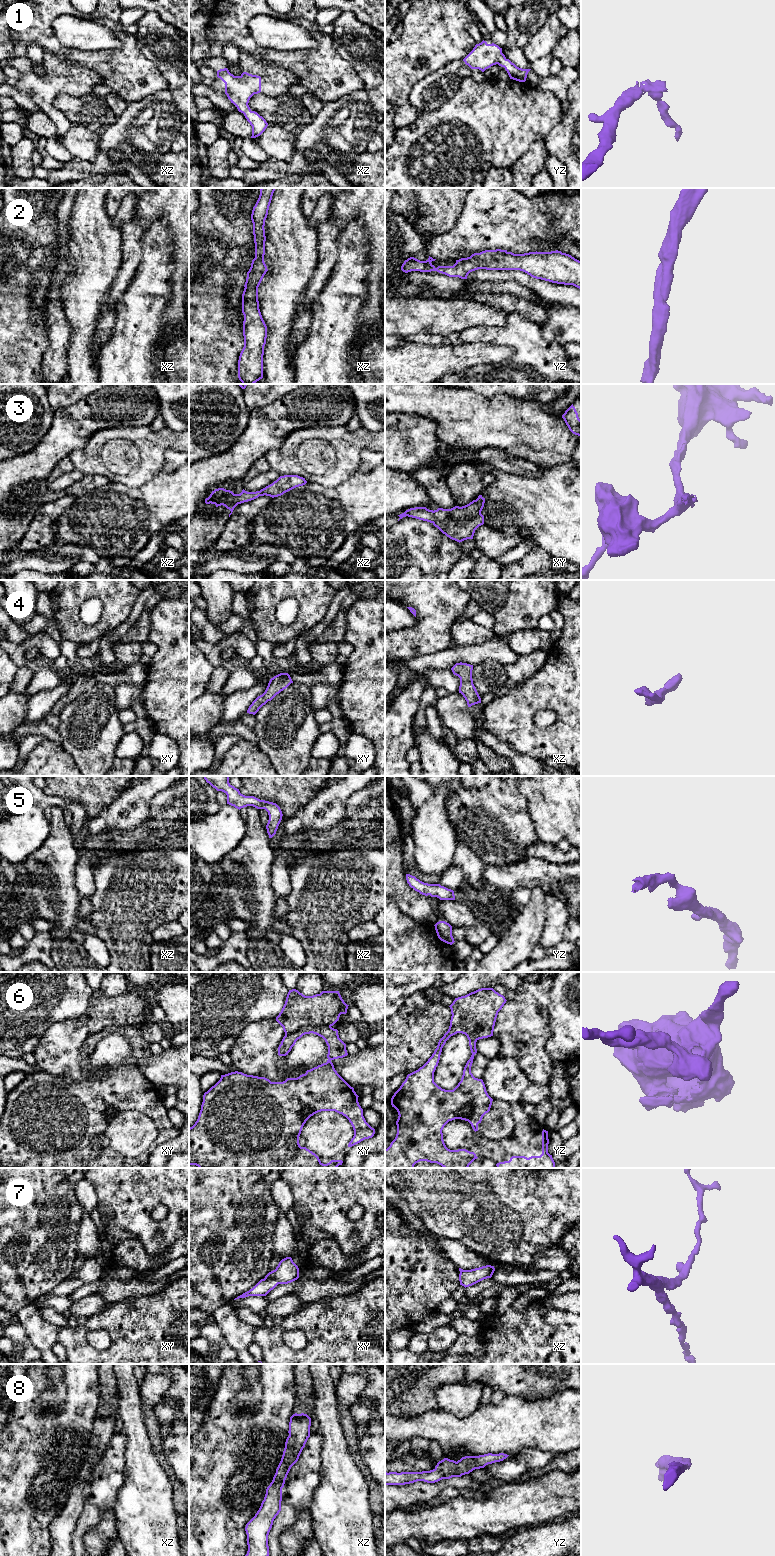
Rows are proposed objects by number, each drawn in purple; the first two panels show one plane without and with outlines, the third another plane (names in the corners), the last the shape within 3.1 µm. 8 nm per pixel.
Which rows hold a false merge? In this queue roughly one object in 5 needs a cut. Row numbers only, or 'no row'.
6

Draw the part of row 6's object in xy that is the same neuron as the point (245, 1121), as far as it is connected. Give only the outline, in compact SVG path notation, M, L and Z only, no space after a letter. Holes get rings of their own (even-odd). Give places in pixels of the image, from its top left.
M328 1026L304 1027L293 1034L285 1035L278 1047L278 1055L288 1055L296 1041L310 1033L325 1040L328 1046L326 1063L307 1070L297 1078L287 1078L283 1082L271 1082L265 1077L235 1071L221 1075L220 1080L204 1093L198 1119L189 1128L189 1165L196 1165L199 1168L337 1168L342 1165L342 1160L331 1160L323 1164L315 1153L299 1144L299 1136L304 1124L311 1116L321 1111L335 1111L349 1120L354 1136L348 1147L374 1136L375 1129L363 1116L363 1109L358 1102L359 1096L354 1088L337 1073L331 1062L348 1055L346 1044L339 1038L337 1029Z

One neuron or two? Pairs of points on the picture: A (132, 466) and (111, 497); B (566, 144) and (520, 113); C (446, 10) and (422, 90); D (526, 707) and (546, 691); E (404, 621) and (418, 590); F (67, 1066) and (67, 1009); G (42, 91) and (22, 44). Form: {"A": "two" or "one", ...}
{"A": "two", "B": "two", "C": "two", "D": "one", "E": "two", "F": "two", "G": "two"}

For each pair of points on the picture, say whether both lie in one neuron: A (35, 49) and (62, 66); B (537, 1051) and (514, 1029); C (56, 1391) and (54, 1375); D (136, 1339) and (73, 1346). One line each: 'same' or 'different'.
A: different
B: same
C: same
D: same

